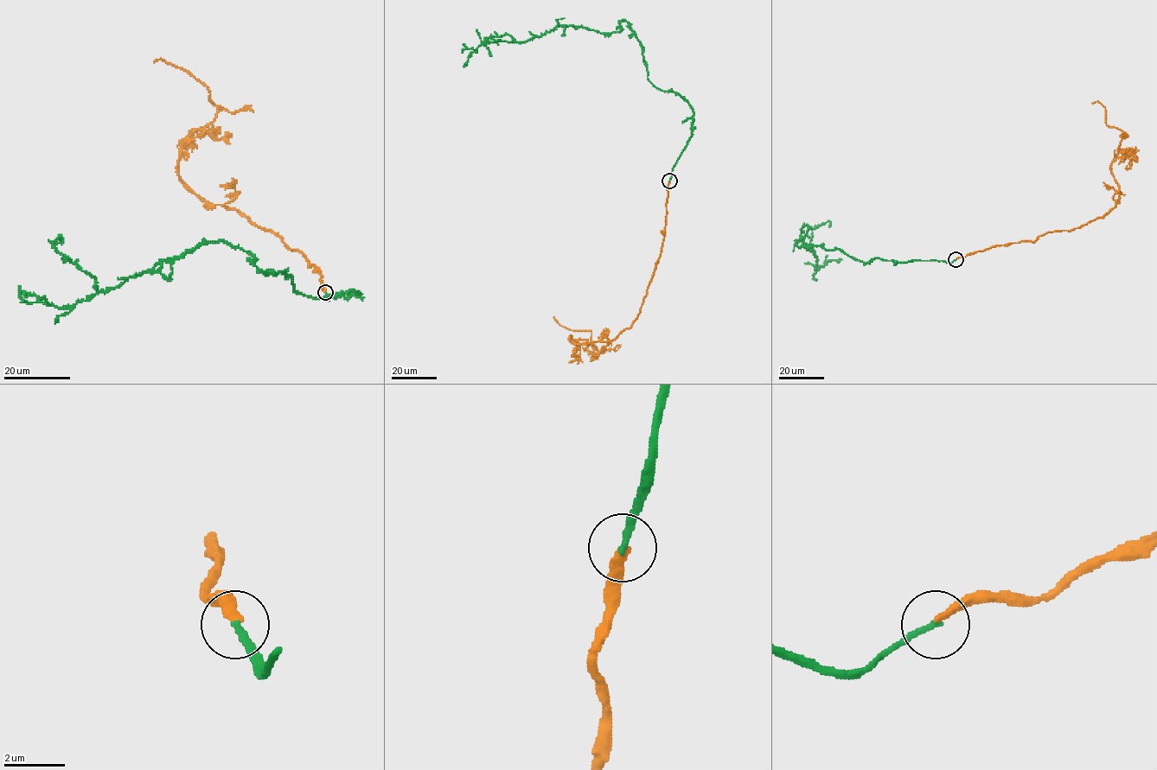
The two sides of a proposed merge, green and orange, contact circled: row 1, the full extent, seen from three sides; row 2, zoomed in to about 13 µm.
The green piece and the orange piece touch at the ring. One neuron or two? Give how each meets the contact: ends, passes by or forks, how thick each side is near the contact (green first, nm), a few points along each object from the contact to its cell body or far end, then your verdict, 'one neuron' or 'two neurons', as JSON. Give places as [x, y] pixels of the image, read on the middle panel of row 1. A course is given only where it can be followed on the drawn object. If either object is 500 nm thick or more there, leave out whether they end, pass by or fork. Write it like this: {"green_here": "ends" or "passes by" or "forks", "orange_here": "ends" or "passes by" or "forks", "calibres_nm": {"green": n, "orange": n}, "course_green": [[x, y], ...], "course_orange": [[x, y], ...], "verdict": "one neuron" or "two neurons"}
{"green_here": "ends", "orange_here": "ends", "calibres_nm": {"green": 200, "orange": 320}, "course_green": [[669, 181], [693, 111], [648, 78], [626, 22], [611, 33], [556, 26], [527, 41], [486, 37], [490, 54]], "course_orange": [[669, 181], [660, 257], [629, 327], [588, 344], [570, 336], [595, 349], [591, 331], [571, 330], [553, 317]], "verdict": "two neurons"}

